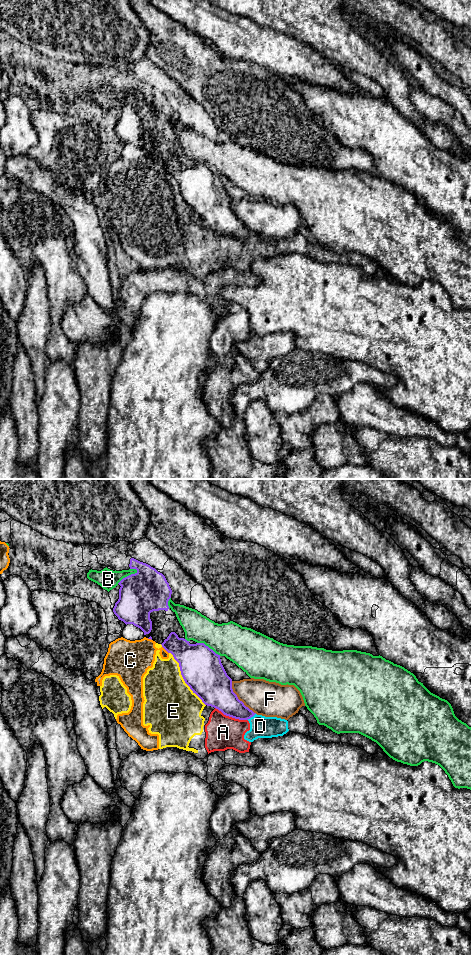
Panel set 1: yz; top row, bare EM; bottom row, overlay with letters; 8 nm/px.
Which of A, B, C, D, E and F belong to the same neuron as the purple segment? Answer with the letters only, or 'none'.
none

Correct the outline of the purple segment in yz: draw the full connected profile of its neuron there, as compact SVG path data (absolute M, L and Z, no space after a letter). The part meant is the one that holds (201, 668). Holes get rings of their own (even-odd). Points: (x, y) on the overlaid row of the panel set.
M171 632L161 645L179 663L185 683L205 705L239 720L248 720L256 714L233 692L232 679L227 675L220 655L204 643L190 644Z

